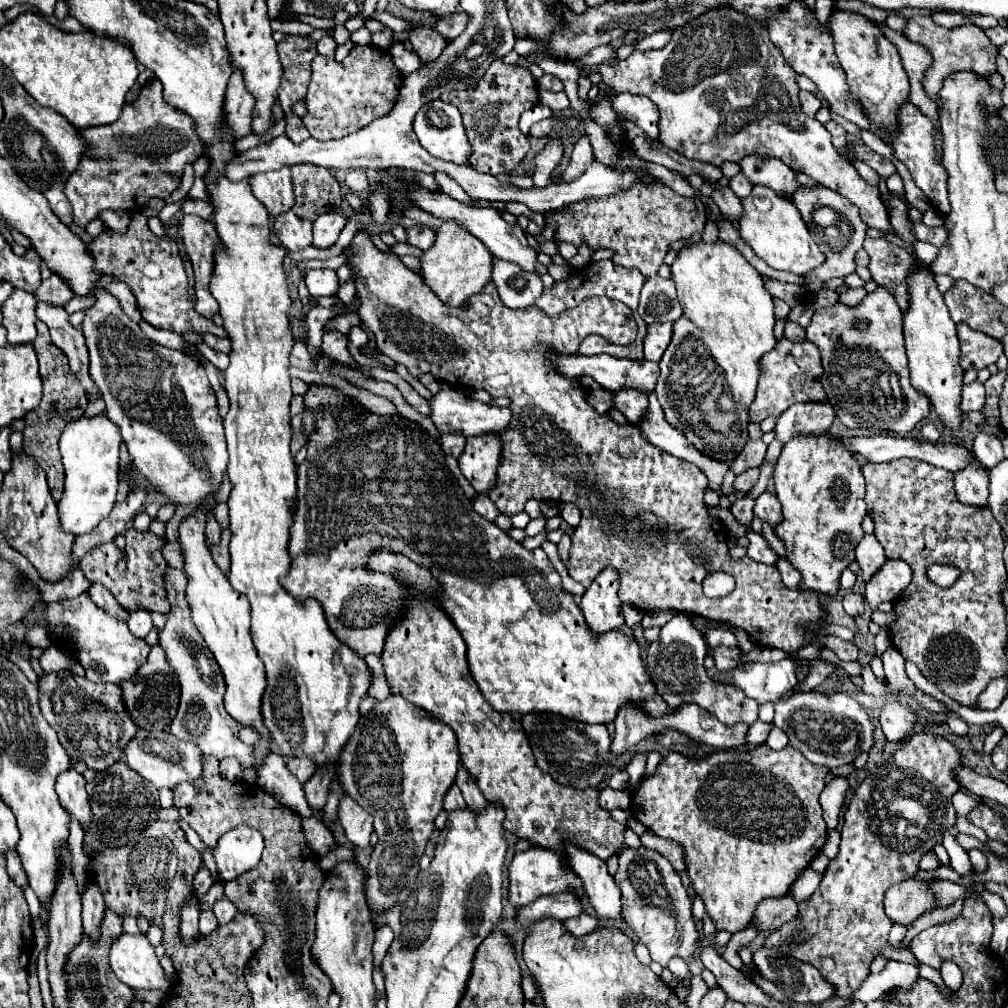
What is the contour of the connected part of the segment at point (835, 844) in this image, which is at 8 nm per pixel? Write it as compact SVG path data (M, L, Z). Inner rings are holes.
M831 829L827 835L826 843L823 846L826 856L831 860L836 857L841 842L841 833L837 829Z

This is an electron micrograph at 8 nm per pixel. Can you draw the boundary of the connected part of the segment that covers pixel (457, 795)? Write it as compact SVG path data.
M453 785L451 791L445 795L445 809L447 811L459 811L463 807L465 807L465 801L461 797L461 791L459 791L457 785Z

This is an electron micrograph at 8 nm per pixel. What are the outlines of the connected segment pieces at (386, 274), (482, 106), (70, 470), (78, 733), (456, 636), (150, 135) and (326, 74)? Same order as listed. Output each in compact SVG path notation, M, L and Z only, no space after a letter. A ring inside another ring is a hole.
M357 233L345 253L351 253L349 263L355 267L353 277L357 279L357 295L361 297L357 313L373 331L383 355L405 365L415 379L429 373L455 389L485 389L493 397L503 395L511 399L511 427L509 433L501 435L503 465L499 467L497 487L489 497L505 515L523 511L529 497L575 503L581 509L581 523L571 539L573 543L567 563L567 571L575 581L589 587L597 573L609 565L621 573L619 599L635 605L643 613L673 609L677 613L727 621L745 629L757 645L777 647L787 653L805 645L803 635L807 631L801 623L817 621L825 615L819 607L817 593L799 589L793 589L791 593L791 589L783 585L775 565L765 565L751 557L733 561L727 555L727 533L723 523L711 519L703 503L707 477L695 465L681 461L675 455L667 455L667 451L659 451L659 447L649 443L635 425L617 425L609 415L599 415L587 403L587 391L583 389L581 379L567 379L547 357L549 349L559 355L575 355L581 339L595 333L617 345L633 343L637 325L625 303L607 297L589 297L579 307L567 309L559 317L547 317L535 305L525 309L505 307L495 283L489 283L485 287L489 291L473 295L471 301L467 299L467 307L447 307L445 303L439 303L431 287L419 279L419 273L405 267L397 255L381 253L365 233ZM711 571L731 573L737 581L735 591L721 599L705 597L701 581Z
M497 59L489 65L487 73L483 75L483 79L479 79L475 87L443 93L441 99L445 103L453 103L461 111L467 137L473 145L471 165L477 171L489 175L503 175L519 167L521 159L529 151L529 139L521 135L517 123L523 111L539 103L539 89L529 69L523 69L519 65L505 65L501 59ZM503 143L511 147L509 153L501 149Z
M95 415L91 419L81 417L77 421L67 423L67 427L63 429L59 447L65 467L65 489L57 507L59 507L59 523L65 533L73 535L91 533L99 525L99 521L111 513L117 495L119 445L121 445L119 429L115 423L107 419L107 415Z
M53 671L39 677L39 707L49 725L57 731L61 745L69 753L69 743L85 743L79 747L81 759L89 769L103 771L123 757L123 747L135 737L137 725L129 717L123 703L123 691L113 683L91 683L71 671Z
M381 549L371 555L367 565L373 571L393 573L411 587L407 615L389 631L381 655L391 693L423 707L455 731L459 739L461 765L471 773L485 799L505 811L503 829L531 845L543 849L555 847L557 853L565 853L563 841L569 839L575 847L597 853L605 861L615 855L623 847L625 825L617 823L611 813L599 805L599 789L561 785L551 775L545 775L545 771L535 763L531 743L523 733L521 723L509 713L495 711L491 703L483 699L483 693L469 673L461 633L435 603L439 585L427 567Z
M157 79L147 83L133 103L125 105L123 115L115 123L107 127L87 127L87 131L79 131L79 135L83 135L87 147L83 159L79 159L79 167L71 173L71 179L67 179L63 193L73 207L73 223L81 229L85 229L89 221L97 219L101 211L141 211L151 199L167 199L181 187L185 165L195 163L195 159L203 155L203 143L193 129L193 121L189 115L163 101L161 83Z
M373 45L353 47L341 63L331 57L317 55L313 59L309 89L303 99L307 107L303 125L307 127L311 137L321 141L351 135L353 131L357 131L357 125L369 125L373 119L383 117L391 111L401 83L403 75L395 67L391 55Z

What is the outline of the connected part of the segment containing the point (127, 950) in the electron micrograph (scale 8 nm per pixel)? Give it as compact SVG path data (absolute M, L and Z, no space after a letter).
M123 933L113 941L109 953L111 969L131 989L147 989L147 991L169 991L169 979L159 965L159 957L155 955L153 945L145 935L127 935Z

